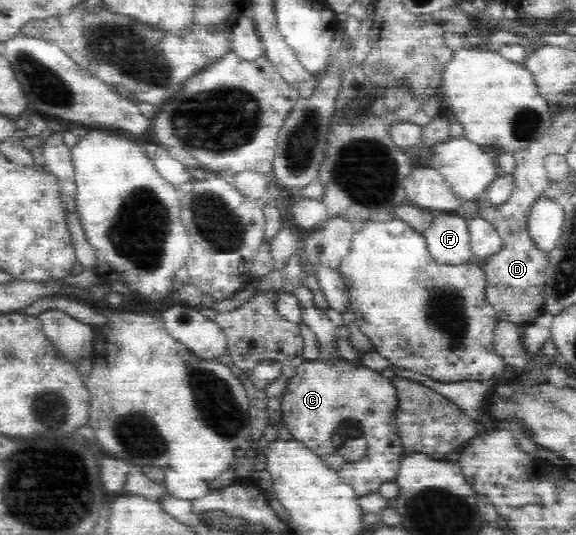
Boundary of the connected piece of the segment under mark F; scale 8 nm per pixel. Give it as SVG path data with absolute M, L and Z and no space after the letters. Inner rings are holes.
M443 215L435 217L422 234L433 259L441 264L474 264L480 261L472 248L471 230L467 217Z

